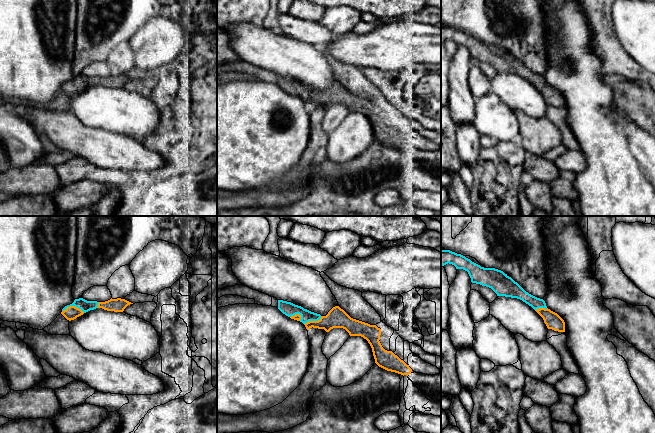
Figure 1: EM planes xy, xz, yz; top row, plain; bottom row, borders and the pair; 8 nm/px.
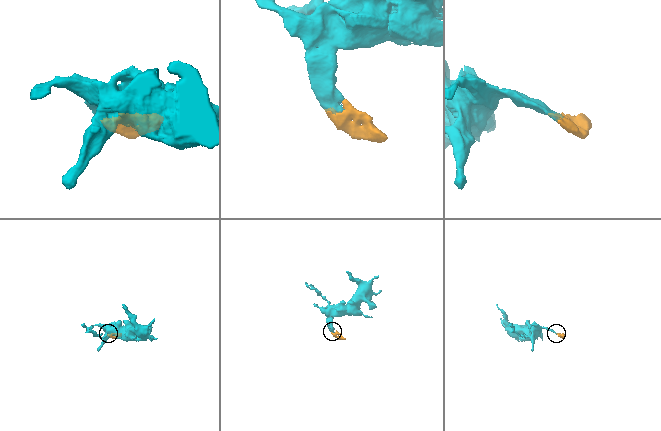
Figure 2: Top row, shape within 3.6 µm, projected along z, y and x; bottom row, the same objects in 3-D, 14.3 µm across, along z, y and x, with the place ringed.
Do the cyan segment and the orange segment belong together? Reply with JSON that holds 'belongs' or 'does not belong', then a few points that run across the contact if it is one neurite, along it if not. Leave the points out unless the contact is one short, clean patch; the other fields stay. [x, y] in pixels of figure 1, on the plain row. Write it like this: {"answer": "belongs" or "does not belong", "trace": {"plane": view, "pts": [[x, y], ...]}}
{"answer": "belongs", "trace": {"plane": "xy", "pts": [[84, 81], [73, 81], [72, 88]]}}

